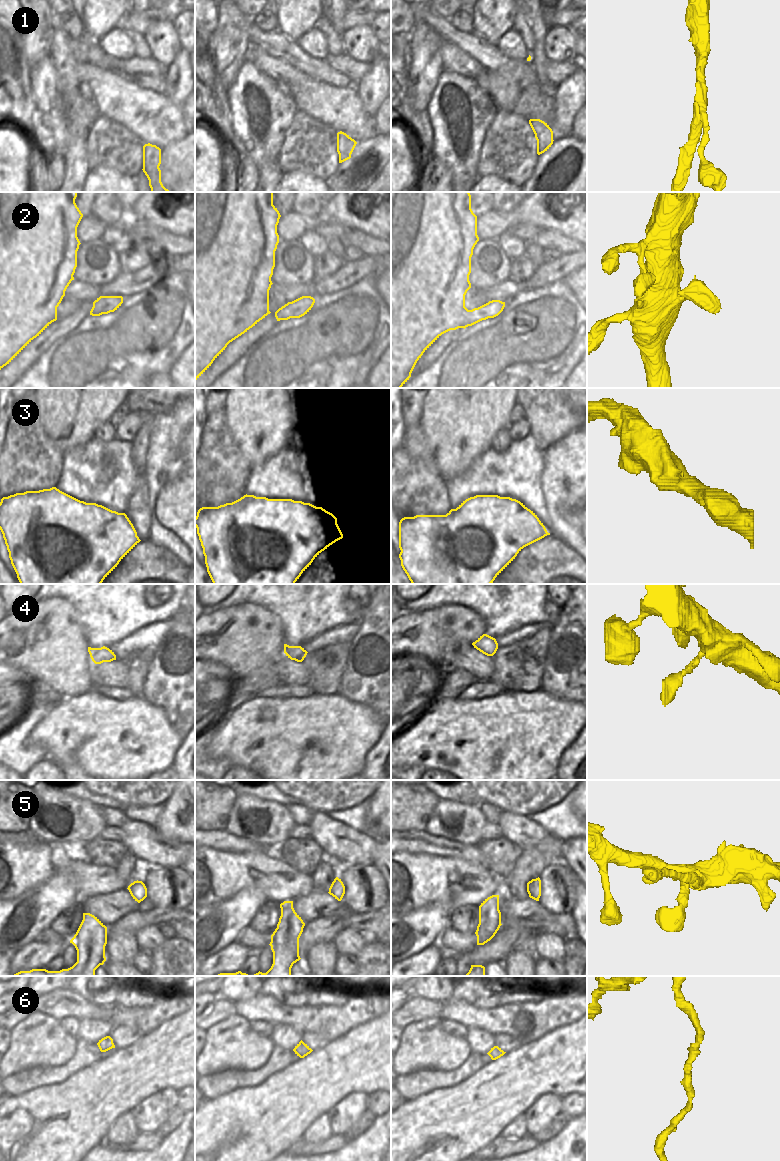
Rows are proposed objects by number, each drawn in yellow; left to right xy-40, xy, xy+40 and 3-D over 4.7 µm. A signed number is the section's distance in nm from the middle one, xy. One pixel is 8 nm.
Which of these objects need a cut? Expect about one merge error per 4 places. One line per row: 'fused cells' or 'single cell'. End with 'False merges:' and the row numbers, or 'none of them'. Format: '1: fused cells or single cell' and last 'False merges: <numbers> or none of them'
1: single cell
2: single cell
3: single cell
4: single cell
5: single cell
6: single cell
False merges: none of them

